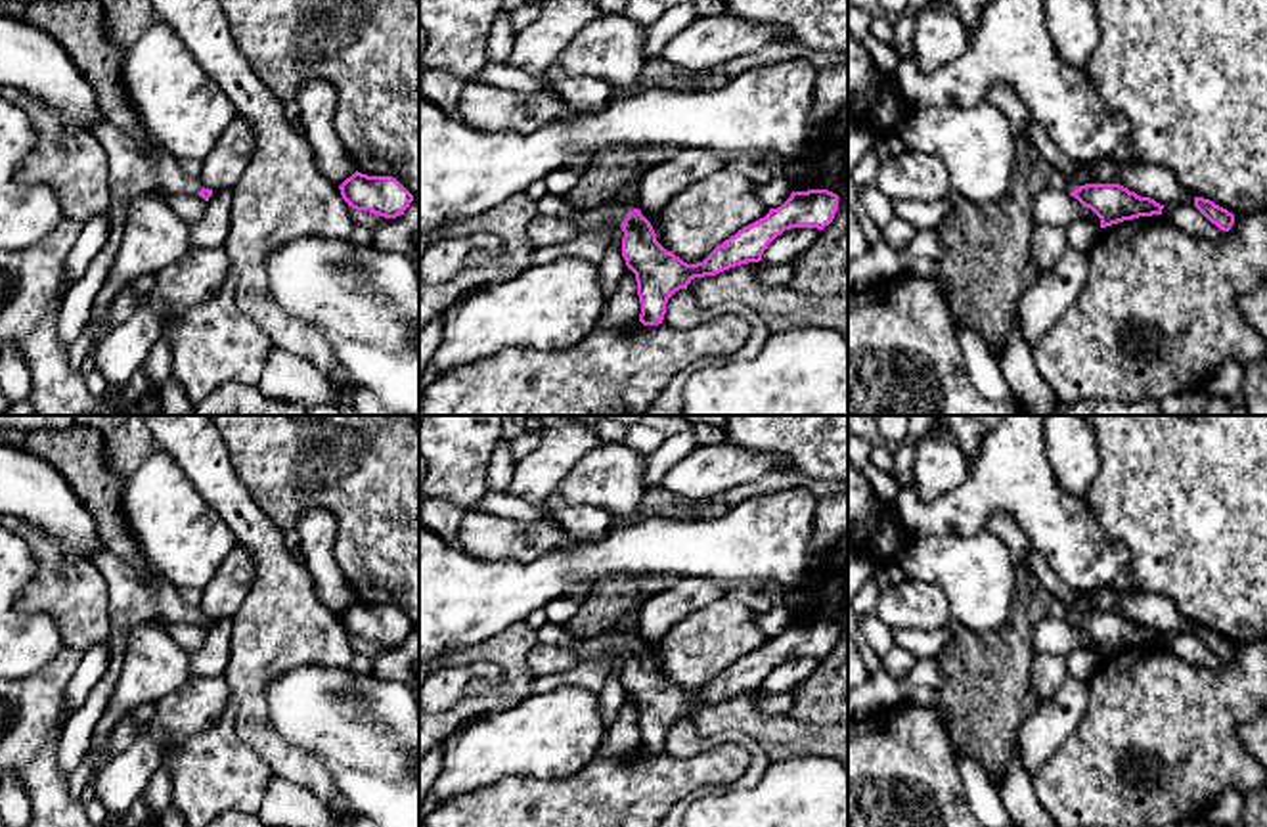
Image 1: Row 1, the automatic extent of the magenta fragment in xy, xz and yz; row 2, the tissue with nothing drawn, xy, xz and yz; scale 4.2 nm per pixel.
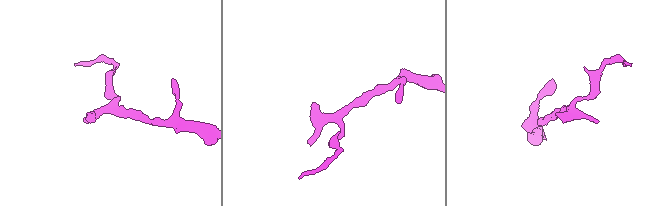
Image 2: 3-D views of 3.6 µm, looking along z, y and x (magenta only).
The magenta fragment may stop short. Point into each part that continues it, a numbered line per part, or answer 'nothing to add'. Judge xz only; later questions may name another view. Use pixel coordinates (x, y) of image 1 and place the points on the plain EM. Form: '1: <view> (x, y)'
1: xz (590, 649)

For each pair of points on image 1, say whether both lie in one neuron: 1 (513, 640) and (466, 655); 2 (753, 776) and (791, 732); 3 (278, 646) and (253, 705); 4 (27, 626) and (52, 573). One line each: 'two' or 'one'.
1: one
2: two
3: one
4: two

